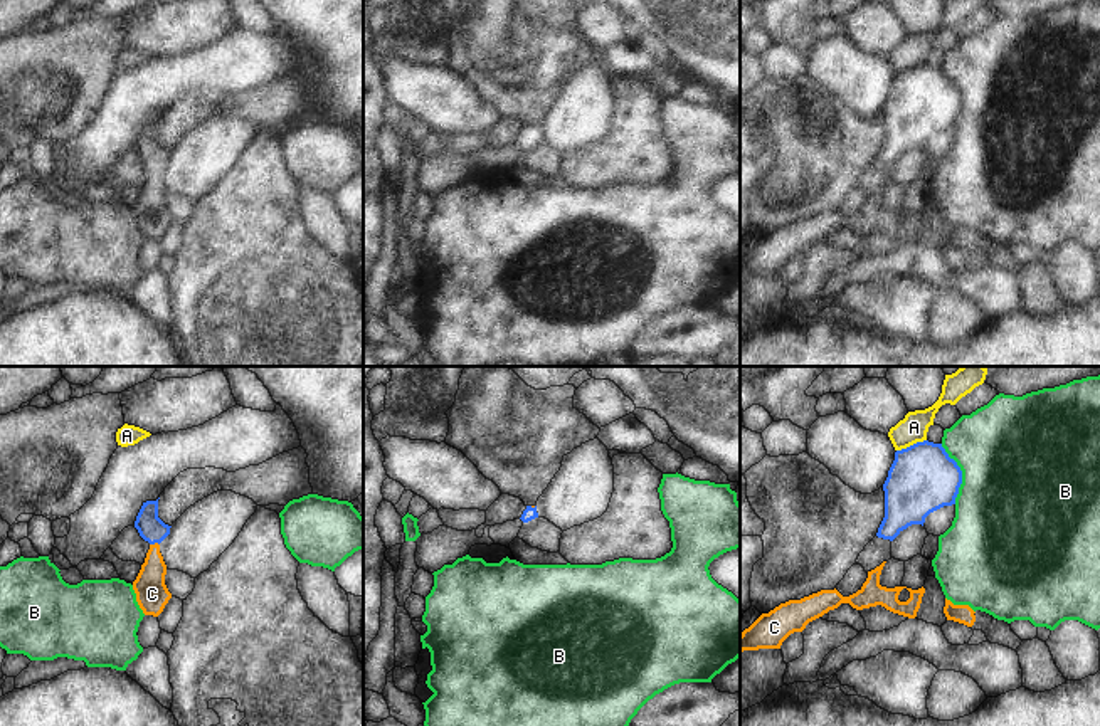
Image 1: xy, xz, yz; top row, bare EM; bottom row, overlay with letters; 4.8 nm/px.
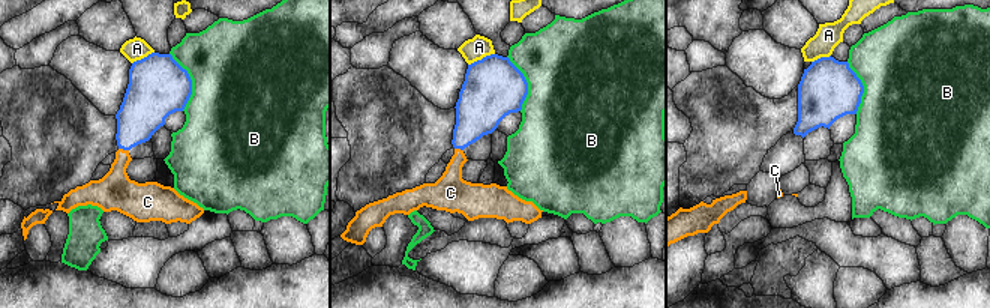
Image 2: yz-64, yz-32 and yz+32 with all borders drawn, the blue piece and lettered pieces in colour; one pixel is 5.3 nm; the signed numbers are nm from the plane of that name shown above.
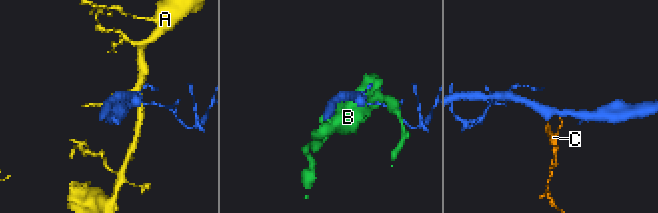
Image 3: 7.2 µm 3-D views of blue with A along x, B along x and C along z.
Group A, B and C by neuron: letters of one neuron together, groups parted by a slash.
A / B / C

